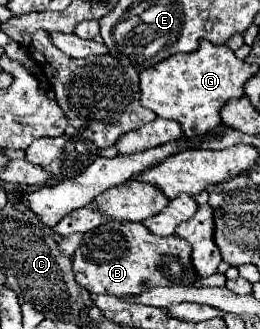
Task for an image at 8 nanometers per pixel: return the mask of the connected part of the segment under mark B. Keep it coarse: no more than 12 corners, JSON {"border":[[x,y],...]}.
{"border":[[104,223],[74,251],[90,293],[192,287],[190,243]]}

